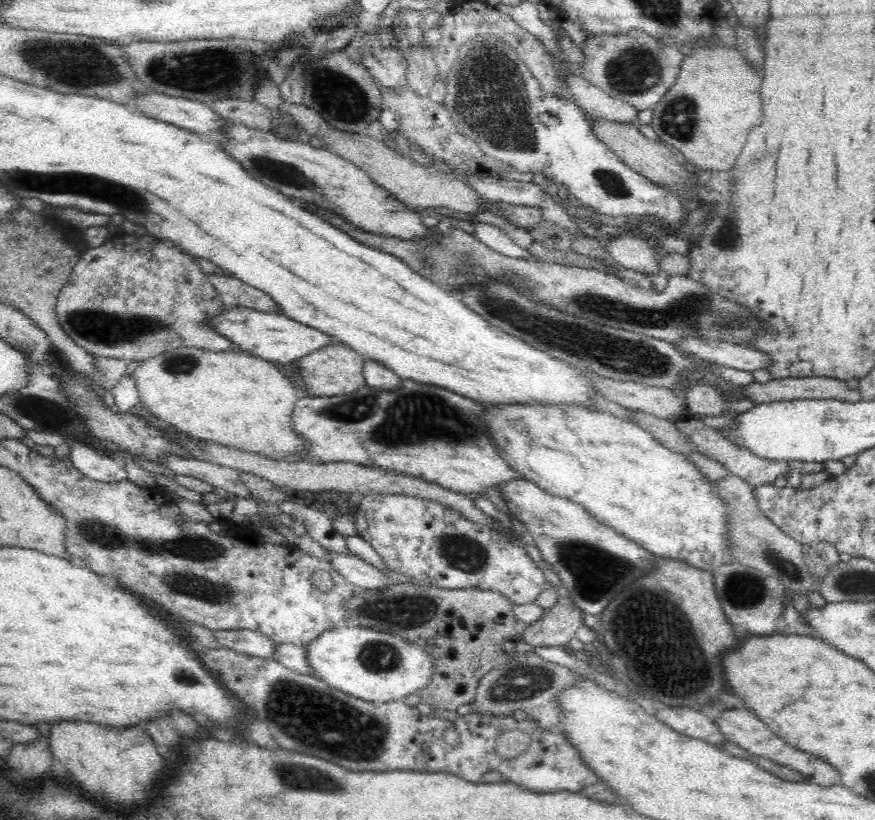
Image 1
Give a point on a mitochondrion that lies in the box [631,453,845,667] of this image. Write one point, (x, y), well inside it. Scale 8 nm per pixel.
(742, 590)

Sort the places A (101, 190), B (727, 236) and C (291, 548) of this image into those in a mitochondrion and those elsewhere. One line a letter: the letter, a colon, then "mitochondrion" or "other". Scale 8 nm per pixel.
A: mitochondrion
B: mitochondrion
C: other

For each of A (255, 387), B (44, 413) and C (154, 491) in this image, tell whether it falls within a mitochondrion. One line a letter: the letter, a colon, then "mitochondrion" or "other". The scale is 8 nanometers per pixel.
A: other
B: mitochondrion
C: other

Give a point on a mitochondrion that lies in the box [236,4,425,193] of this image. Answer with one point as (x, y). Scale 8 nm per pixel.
(341, 98)

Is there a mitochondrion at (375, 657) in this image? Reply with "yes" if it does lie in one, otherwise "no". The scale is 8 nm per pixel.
yes

